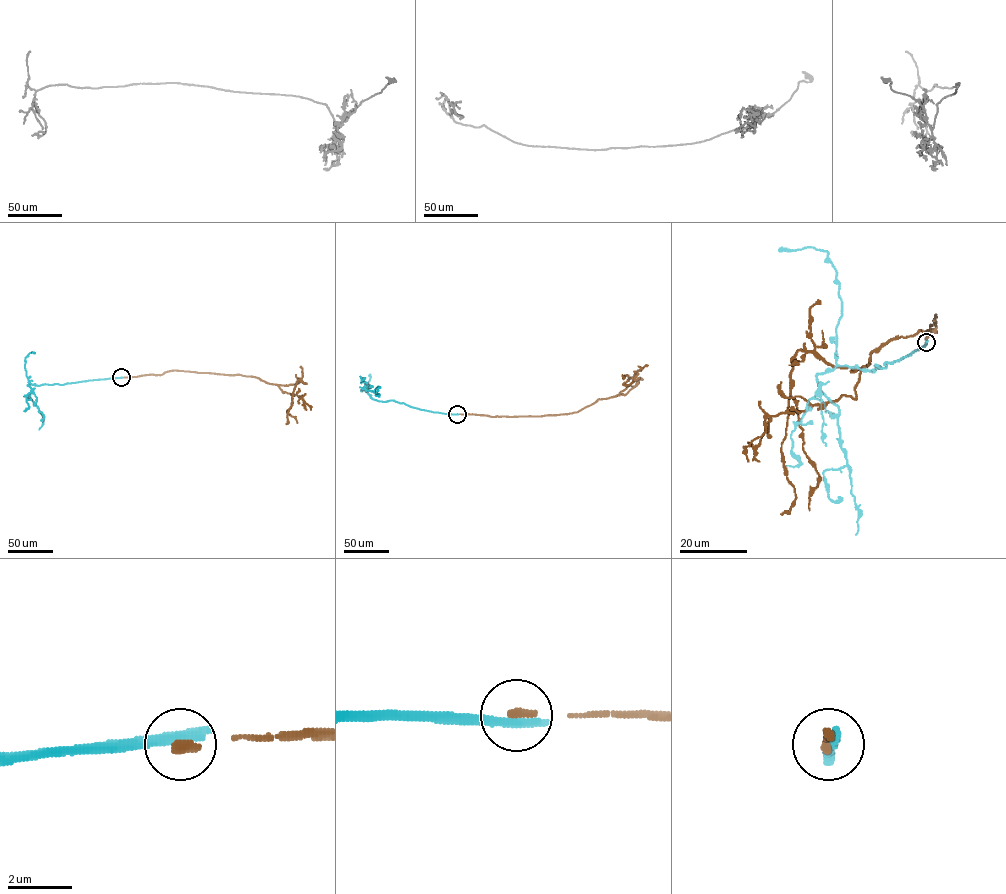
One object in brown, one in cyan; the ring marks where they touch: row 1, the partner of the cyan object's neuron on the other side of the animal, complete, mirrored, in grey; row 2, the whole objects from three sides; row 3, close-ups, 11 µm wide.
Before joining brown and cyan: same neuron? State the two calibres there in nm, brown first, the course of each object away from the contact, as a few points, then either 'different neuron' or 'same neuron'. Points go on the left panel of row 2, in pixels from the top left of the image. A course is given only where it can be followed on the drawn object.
280 nm thick on the brown side, 420 nm on the other; brown runs (121, 377), (162, 374), (174, 370), (255, 376), (284, 385), (297, 383), (299, 380), (287, 412), (297, 423); cyan runs (121, 377), (62, 384), (29, 384), (30, 397), (43, 419), (39, 429); different neuron

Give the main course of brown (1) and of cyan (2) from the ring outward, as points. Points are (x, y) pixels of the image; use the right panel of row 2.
1: (926, 342), (935, 315), (853, 371), (794, 355), (790, 395), (819, 476), (809, 510)
2: (927, 342), (873, 371), (836, 366), (817, 376), (818, 388), (838, 407), (840, 446), (858, 510), (856, 535)

